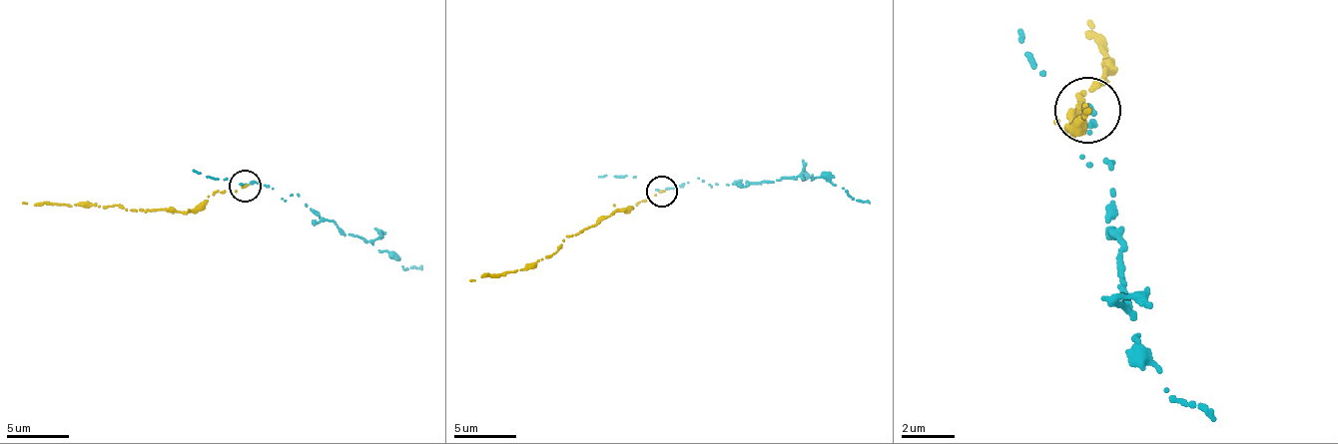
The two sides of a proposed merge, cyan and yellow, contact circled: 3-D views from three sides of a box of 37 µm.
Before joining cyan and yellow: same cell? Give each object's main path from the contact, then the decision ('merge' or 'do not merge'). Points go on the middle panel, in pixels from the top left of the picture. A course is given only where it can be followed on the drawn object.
cyan via (662, 191), (699, 179), (716, 183), (774, 181), (786, 177), (813, 180), (821, 176), (869, 204) | yellow via (662, 191), (567, 235), (555, 254), (516, 271), (483, 274), (470, 281) | do not merge

